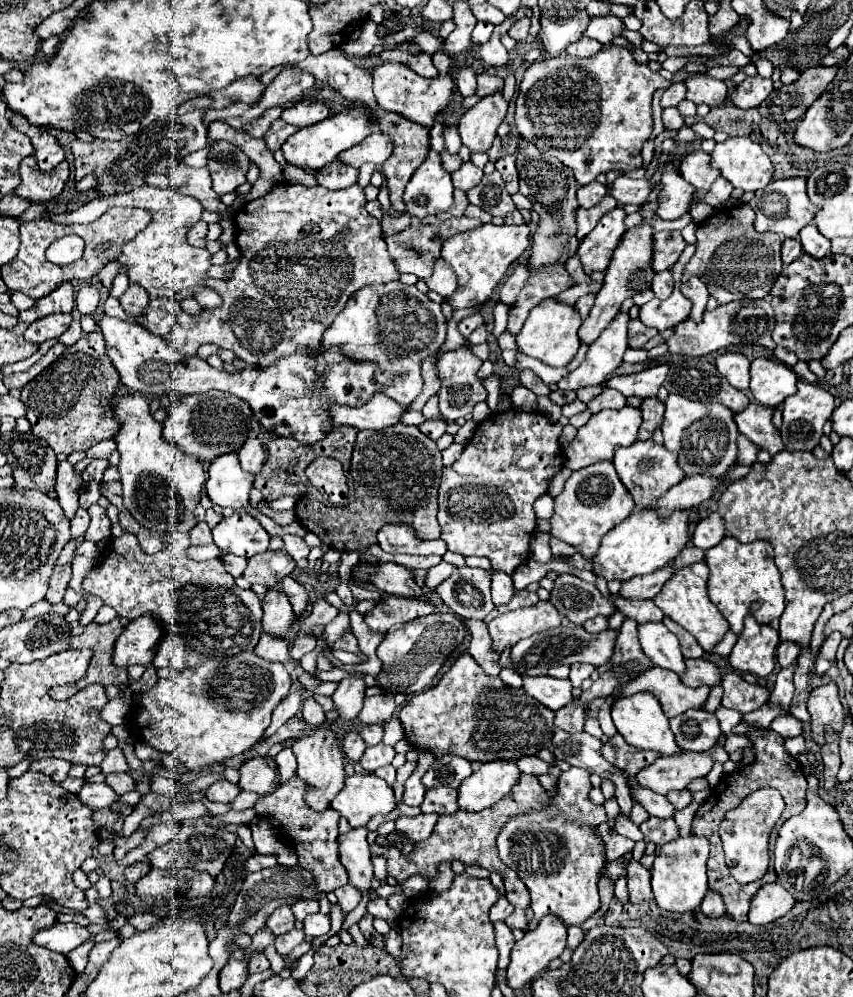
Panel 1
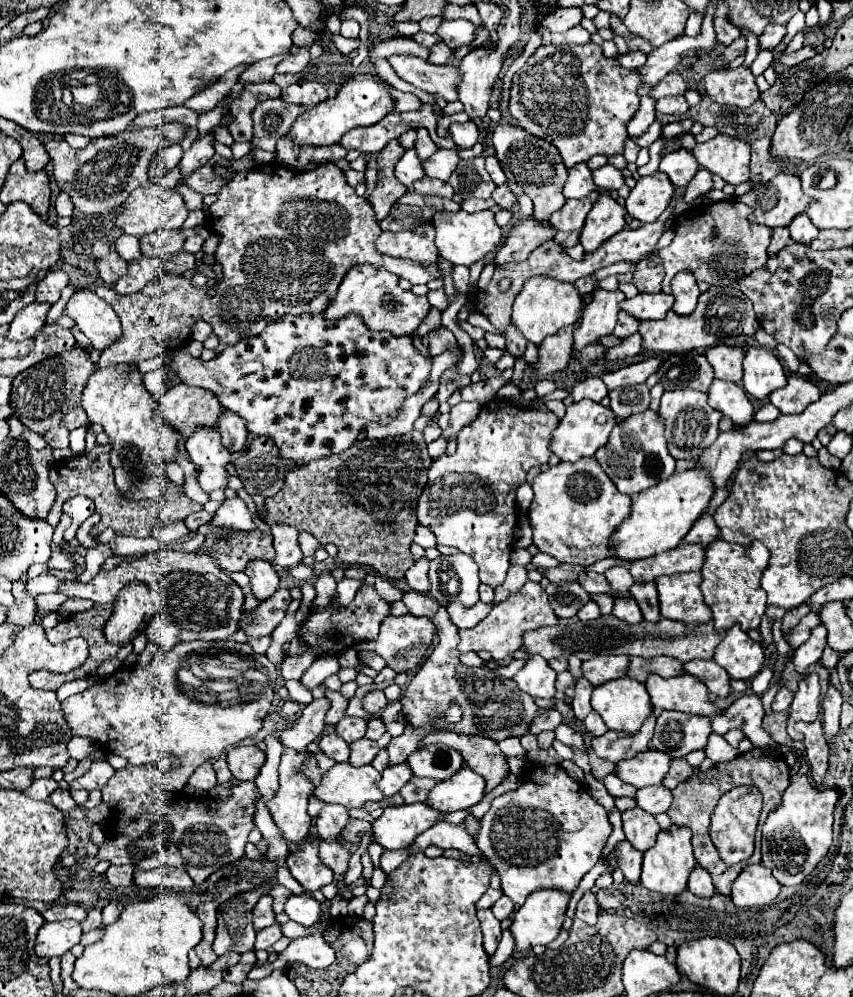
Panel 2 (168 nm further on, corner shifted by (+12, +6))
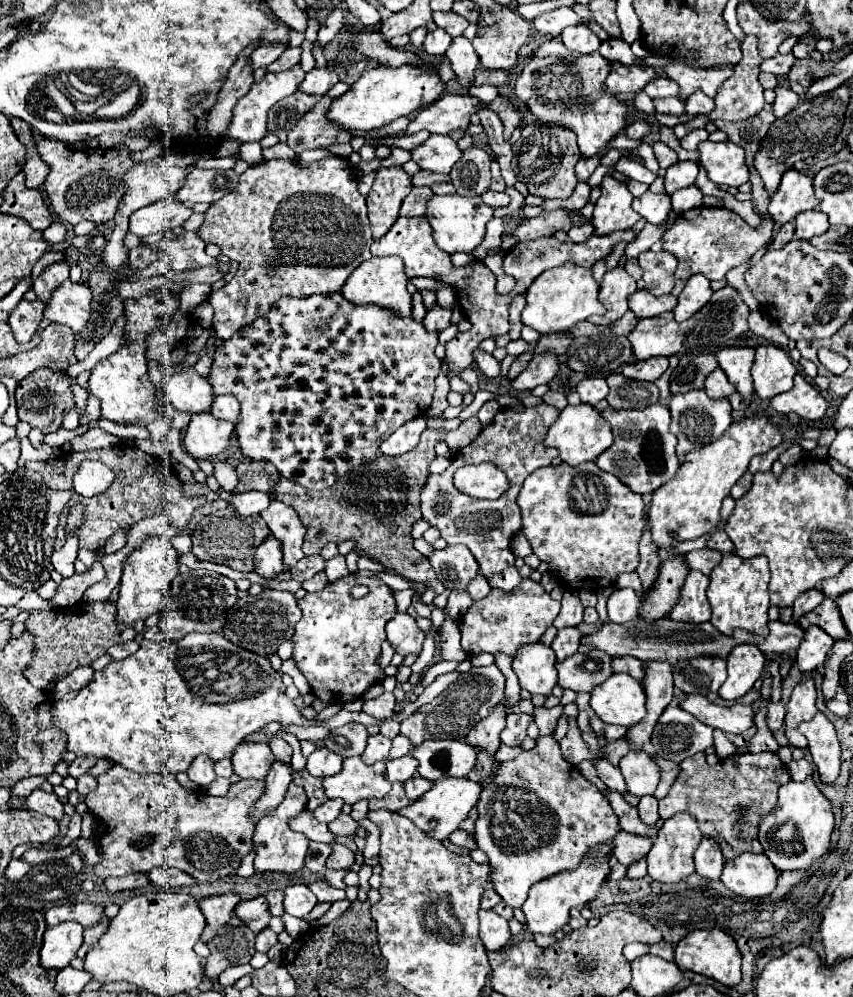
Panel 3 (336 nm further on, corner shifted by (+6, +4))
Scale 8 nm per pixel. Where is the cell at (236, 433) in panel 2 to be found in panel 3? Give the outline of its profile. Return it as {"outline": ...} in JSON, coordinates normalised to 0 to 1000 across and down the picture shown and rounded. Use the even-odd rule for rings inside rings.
{"outline":[[[252,396],[247,414],[257,420],[266,420],[271,424],[278,424],[280,420],[280,402],[273,396]]]}

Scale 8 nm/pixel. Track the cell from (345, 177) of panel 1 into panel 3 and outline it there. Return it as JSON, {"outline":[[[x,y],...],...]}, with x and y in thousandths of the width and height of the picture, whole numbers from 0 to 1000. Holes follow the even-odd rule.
{"outline":[[[374,97],[372,105],[355,115],[355,119],[348,121],[343,131],[339,133],[336,145],[351,155],[360,149],[374,149],[390,143],[409,143],[411,135],[407,129],[397,127],[395,123],[388,123],[383,119],[383,111],[388,107],[388,97]]]}

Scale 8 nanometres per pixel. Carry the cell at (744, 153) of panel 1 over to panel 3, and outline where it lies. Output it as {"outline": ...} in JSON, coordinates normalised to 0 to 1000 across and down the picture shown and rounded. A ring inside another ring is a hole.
{"outline":[[[822,141],[817,145],[819,151],[819,165],[829,172],[831,182],[838,186],[855,186],[866,188],[878,182],[878,170],[873,165],[873,151],[857,143],[834,143]]]}

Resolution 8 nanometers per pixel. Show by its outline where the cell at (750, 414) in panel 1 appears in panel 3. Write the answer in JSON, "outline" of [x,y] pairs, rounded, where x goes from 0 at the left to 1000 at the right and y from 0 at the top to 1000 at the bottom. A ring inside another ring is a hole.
{"outline":[[[841,368],[826,380],[826,394],[845,400],[845,398],[855,398],[857,394],[862,394],[862,388],[857,388],[857,384],[852,382],[852,376]]]}

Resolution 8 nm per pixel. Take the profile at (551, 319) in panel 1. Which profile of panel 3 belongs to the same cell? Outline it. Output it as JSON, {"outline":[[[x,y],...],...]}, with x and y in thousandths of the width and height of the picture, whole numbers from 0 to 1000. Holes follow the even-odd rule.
{"outline":[[[662,264],[651,270],[637,272],[618,290],[618,306],[613,310],[613,324],[632,332],[634,336],[655,334],[674,324],[693,318],[705,316],[709,312],[707,304],[702,302],[702,284],[695,280],[693,270]]]}

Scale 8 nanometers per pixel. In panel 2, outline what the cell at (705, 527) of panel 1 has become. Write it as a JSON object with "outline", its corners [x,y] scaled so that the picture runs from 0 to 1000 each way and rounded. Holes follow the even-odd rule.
{"outline":[[[826,515],[819,519],[817,525],[812,525],[812,531],[808,531],[808,535],[803,537],[803,543],[829,549],[834,543],[838,543],[838,539],[843,539],[841,525],[831,515]]]}

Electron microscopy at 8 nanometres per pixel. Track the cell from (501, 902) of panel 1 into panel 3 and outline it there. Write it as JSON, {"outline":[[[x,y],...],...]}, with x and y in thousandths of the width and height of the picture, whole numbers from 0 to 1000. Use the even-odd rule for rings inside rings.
{"outline":[[[571,890],[569,896],[566,896],[566,900],[564,900],[564,912],[578,912],[585,904],[587,904],[587,902],[585,902],[583,894],[580,894],[578,890]]]}

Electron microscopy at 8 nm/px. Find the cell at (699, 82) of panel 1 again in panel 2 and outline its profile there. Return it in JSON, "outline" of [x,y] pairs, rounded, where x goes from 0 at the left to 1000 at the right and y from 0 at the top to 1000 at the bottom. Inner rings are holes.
{"outline":[[[789,71],[789,73],[780,75],[780,77],[766,87],[763,97],[775,99],[775,97],[782,97],[782,95],[796,95],[796,93],[803,93],[805,89],[808,89],[808,81],[805,81],[798,73]]]}

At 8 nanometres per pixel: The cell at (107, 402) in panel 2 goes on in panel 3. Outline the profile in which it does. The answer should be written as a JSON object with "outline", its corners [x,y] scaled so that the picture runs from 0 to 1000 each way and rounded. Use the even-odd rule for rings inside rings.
{"outline":[[[182,292],[172,294],[163,300],[149,300],[147,304],[147,346],[130,354],[128,358],[118,360],[109,370],[104,378],[104,394],[116,398],[118,402],[118,414],[123,420],[137,422],[137,424],[161,424],[170,426],[186,418],[184,412],[184,388],[175,382],[172,376],[172,344],[170,340],[186,328],[193,328],[205,312],[210,310],[210,300],[198,292]]]}

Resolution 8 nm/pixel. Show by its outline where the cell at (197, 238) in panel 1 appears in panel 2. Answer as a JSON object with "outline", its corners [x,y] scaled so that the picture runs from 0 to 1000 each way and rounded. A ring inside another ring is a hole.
{"outline":[[[200,230],[200,232],[184,232],[165,240],[165,252],[170,256],[193,256],[203,252],[212,252],[217,244],[215,230]]]}

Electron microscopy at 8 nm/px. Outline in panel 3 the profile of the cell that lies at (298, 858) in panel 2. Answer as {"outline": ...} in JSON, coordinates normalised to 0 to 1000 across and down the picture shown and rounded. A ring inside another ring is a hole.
{"outline":[[[365,886],[362,892],[372,898],[374,906],[393,906],[397,902],[404,902],[404,894],[395,894],[393,890],[388,890],[386,886]]]}

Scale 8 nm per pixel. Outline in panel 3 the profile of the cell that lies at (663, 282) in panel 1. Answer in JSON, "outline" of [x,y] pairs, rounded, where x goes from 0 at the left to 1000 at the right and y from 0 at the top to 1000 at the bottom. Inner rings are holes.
{"outline":[[[756,252],[749,258],[749,266],[754,270],[754,282],[758,292],[763,292],[766,296],[780,296],[789,290],[789,274],[794,268],[794,260],[791,256],[782,254],[782,252]]]}

